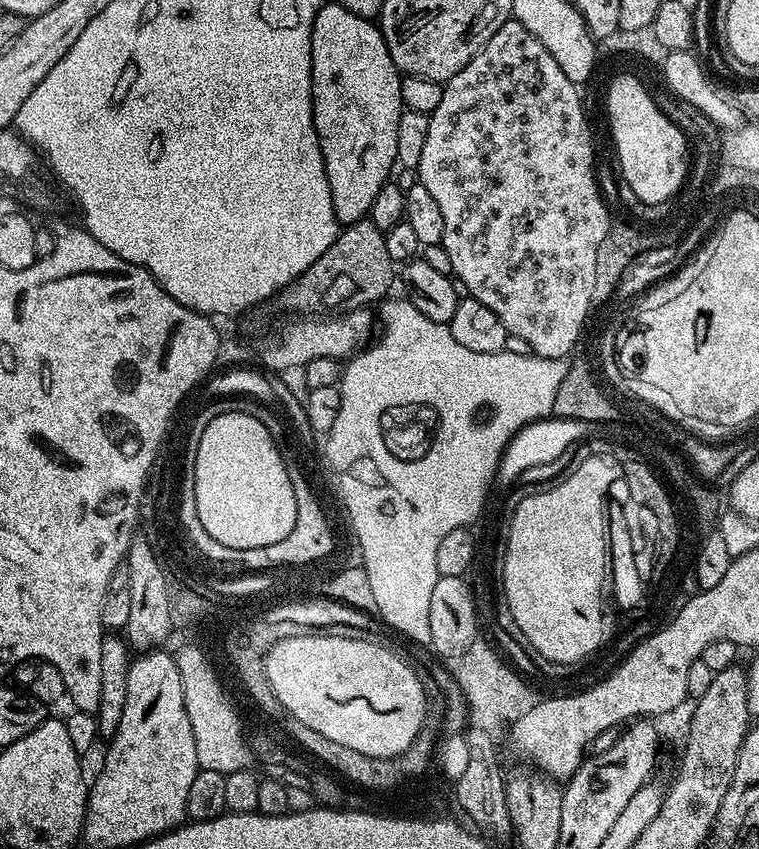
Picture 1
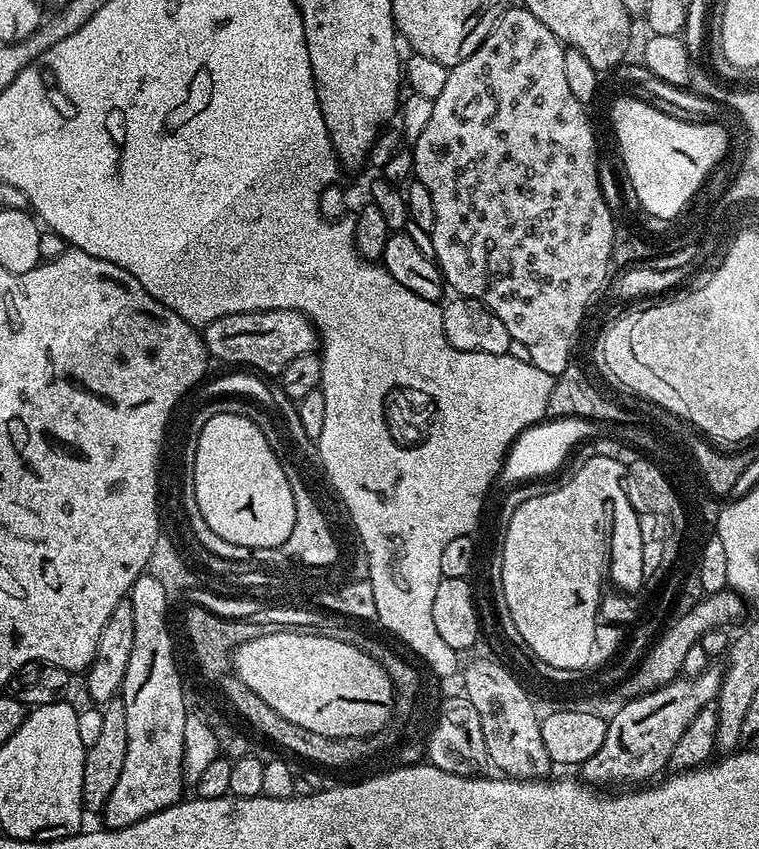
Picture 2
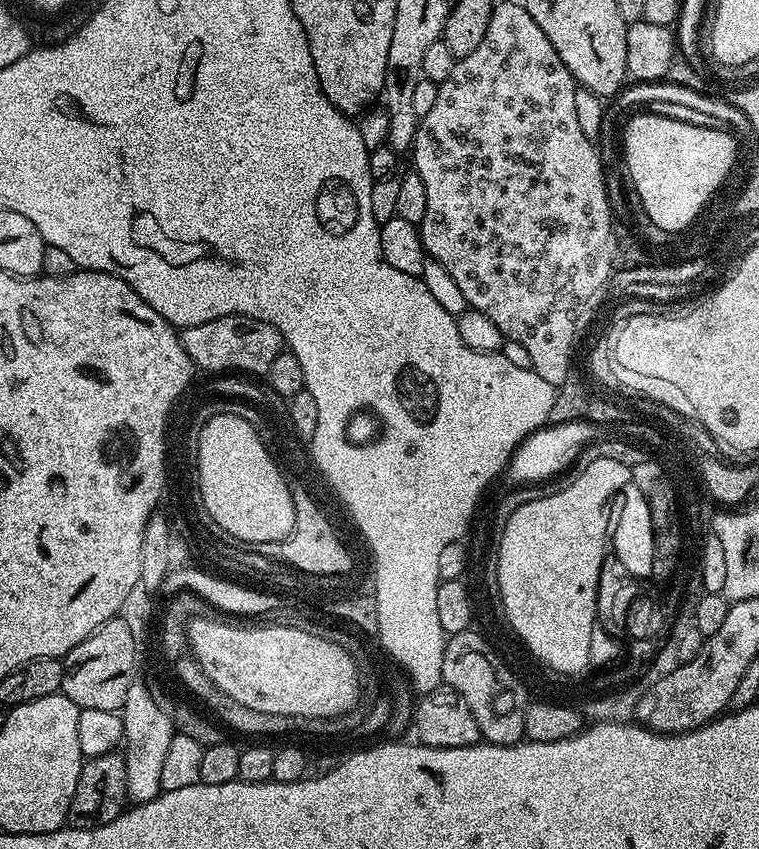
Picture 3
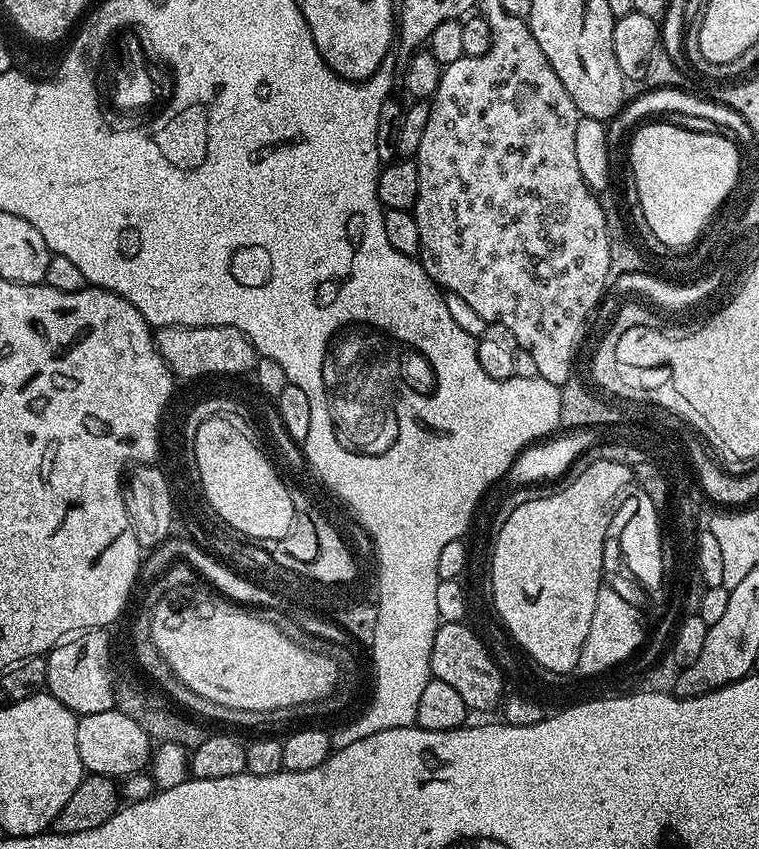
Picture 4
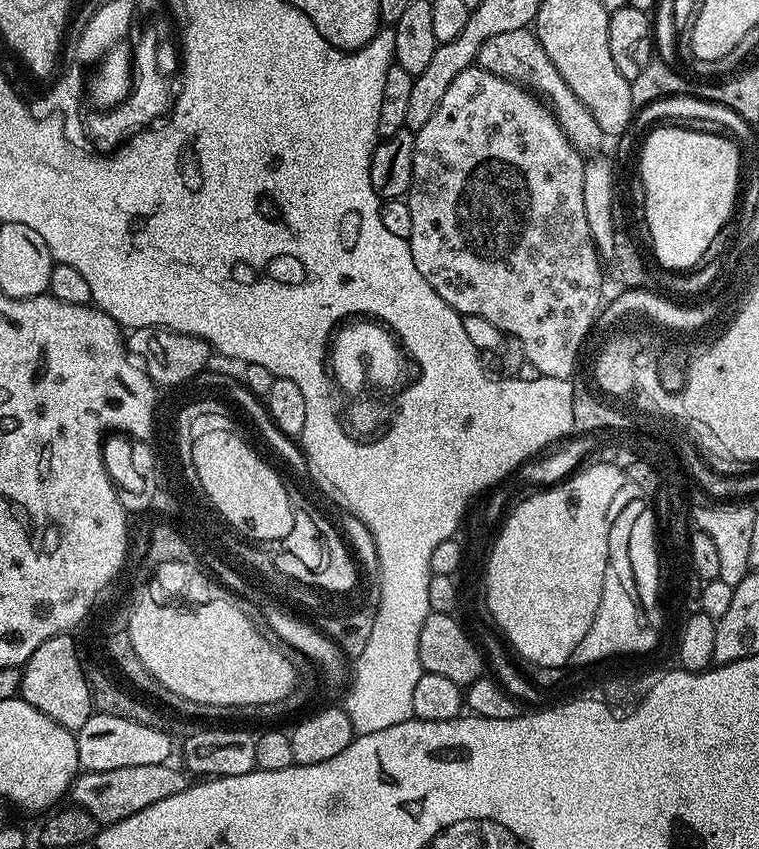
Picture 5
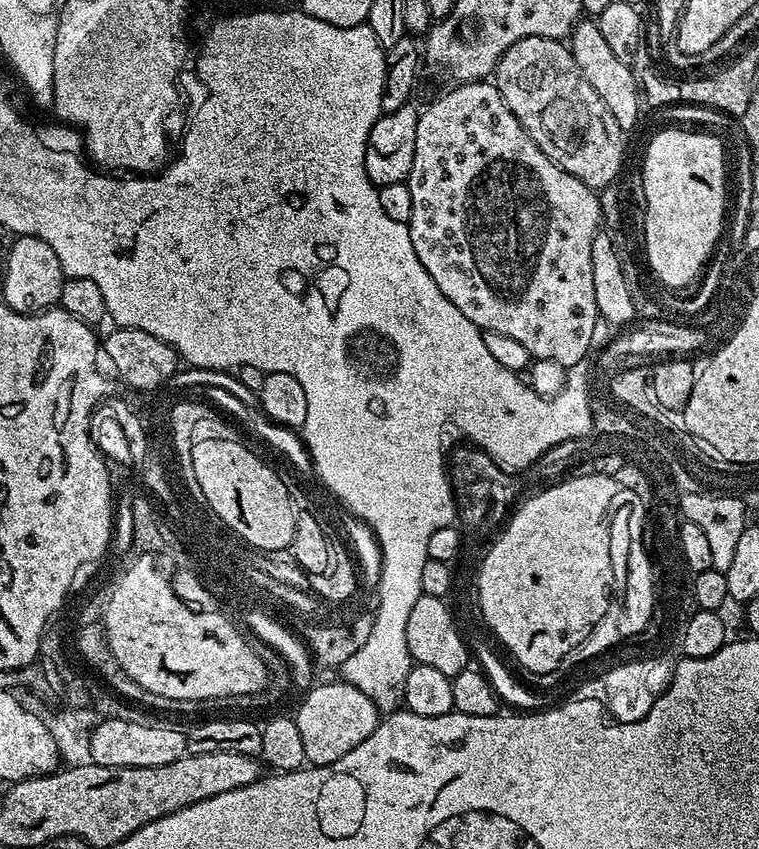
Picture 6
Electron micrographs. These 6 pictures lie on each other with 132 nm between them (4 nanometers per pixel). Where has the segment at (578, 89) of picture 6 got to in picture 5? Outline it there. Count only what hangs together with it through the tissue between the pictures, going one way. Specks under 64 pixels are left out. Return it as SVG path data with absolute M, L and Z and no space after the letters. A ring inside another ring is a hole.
M523 28L486 38L476 55L476 64L490 74L498 74L507 80L513 80L515 84L523 84L525 88L543 98L556 113L556 121L560 123L560 129L564 131L566 138L580 153L596 154L603 149L600 147L606 143L606 137L598 122L594 122L594 114L590 114L578 94L574 94L570 86L566 86L562 74L558 74L558 66L554 66L554 62L550 62L550 54L542 50L542 42L536 37L535 31Z

